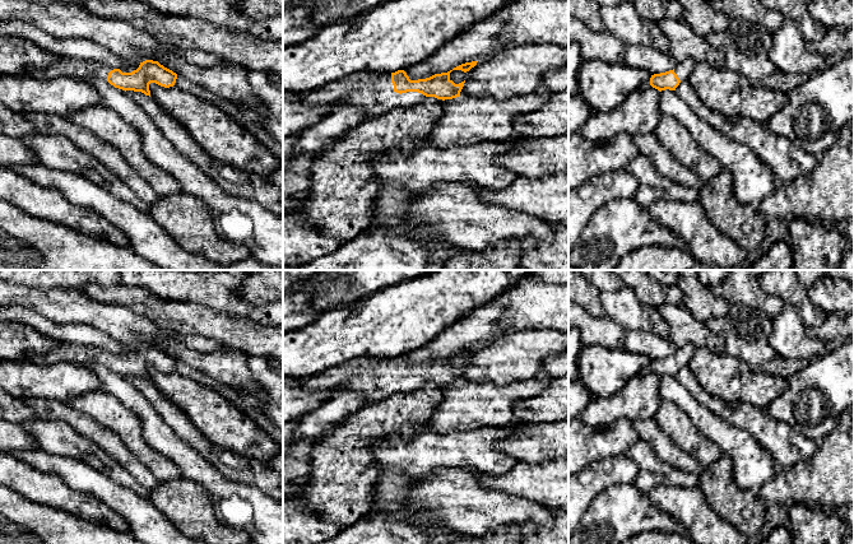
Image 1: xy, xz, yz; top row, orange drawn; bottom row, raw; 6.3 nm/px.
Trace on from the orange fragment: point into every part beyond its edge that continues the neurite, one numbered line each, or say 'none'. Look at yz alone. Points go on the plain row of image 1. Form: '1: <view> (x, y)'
1: yz (683, 356)

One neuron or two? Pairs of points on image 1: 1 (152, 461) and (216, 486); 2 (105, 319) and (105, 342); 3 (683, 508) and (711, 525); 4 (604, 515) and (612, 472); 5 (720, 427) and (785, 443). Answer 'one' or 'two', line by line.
1: two
2: two
3: one
4: two
5: two

